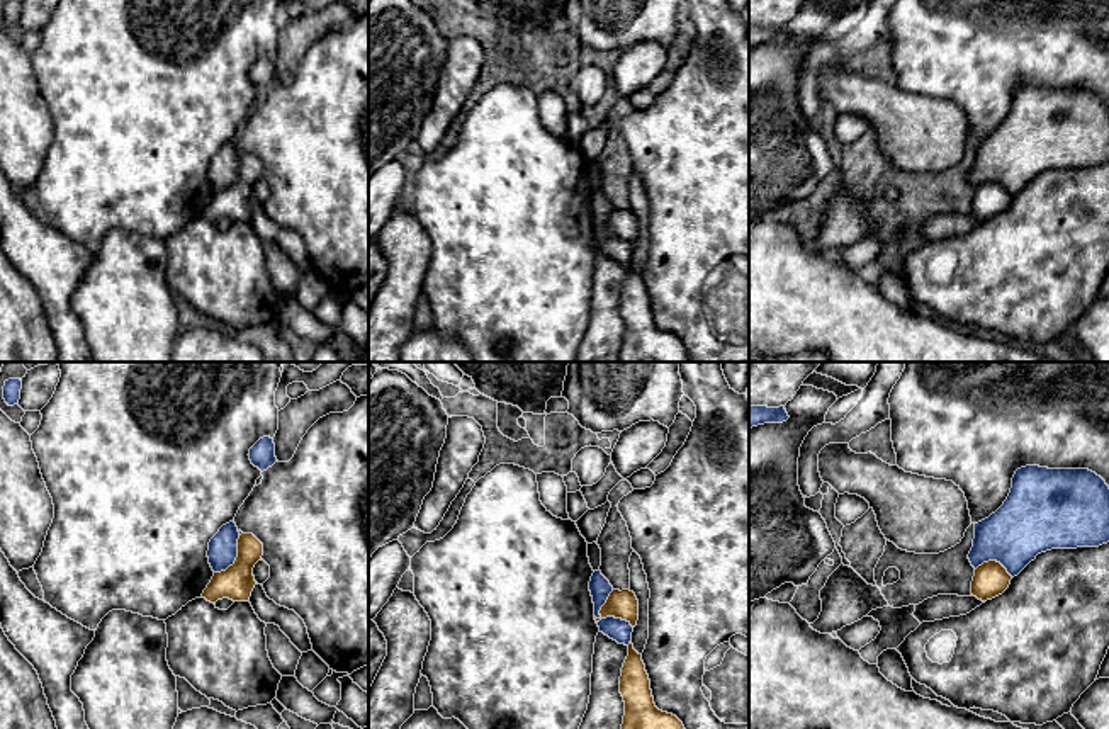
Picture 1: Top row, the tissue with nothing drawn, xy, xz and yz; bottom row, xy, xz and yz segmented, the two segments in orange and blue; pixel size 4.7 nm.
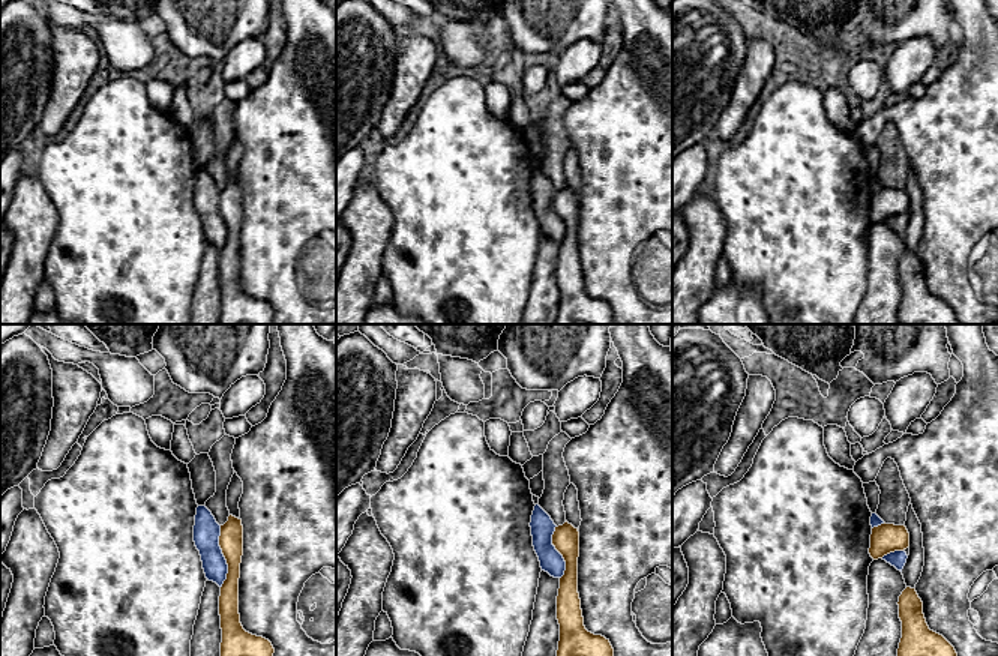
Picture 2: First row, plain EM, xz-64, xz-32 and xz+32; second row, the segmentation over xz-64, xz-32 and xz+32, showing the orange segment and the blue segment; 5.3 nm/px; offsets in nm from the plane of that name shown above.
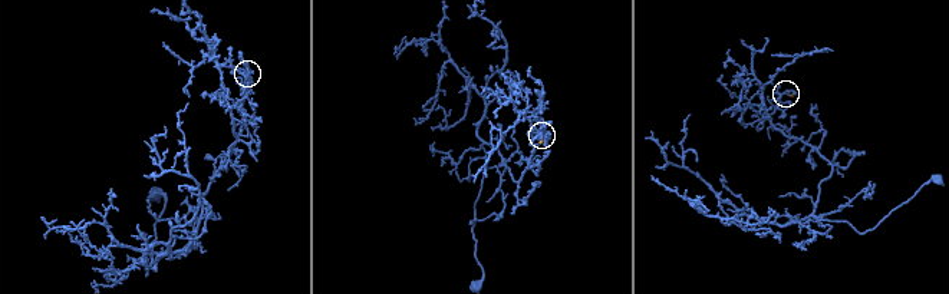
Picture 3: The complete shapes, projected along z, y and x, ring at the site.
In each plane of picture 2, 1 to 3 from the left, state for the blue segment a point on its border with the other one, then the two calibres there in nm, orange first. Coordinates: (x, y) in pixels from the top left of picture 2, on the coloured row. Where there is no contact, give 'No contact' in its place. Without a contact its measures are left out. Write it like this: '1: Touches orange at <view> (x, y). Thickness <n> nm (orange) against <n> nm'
1: Touches orange at xz-64 (224, 556). Thickness 130 nm (orange) against 140 nm
2: Touches orange at xz-32 (559, 551). Thickness 140 nm (orange) against 130 nm
3: Touches orange at xz+32 (892, 551). Thickness 160 nm (orange) against 90 nm

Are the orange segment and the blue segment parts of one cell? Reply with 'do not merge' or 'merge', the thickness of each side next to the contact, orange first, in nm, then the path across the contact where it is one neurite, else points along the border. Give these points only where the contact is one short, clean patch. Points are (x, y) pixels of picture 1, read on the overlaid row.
do not merge | 130/110 nm

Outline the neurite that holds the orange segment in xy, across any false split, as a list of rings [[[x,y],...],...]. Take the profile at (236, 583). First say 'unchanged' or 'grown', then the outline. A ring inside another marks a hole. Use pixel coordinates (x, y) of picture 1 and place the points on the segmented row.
unchanged | [[[241,534],[238,539],[238,557],[226,571],[214,573],[202,593],[211,603],[229,598],[248,602],[256,585],[253,568],[263,556],[263,544],[253,534]]]

